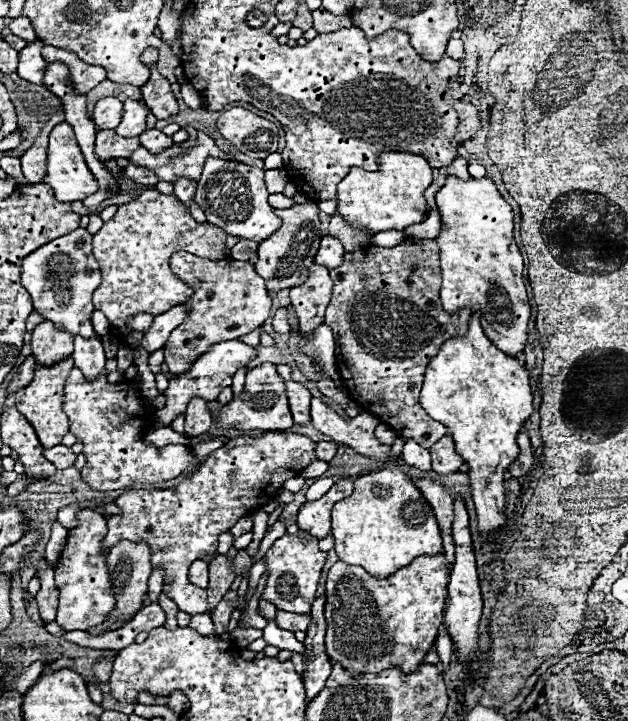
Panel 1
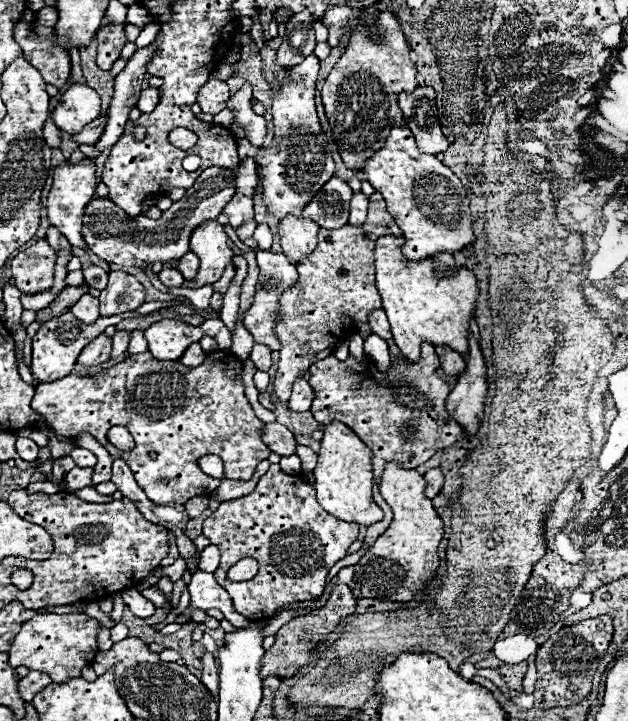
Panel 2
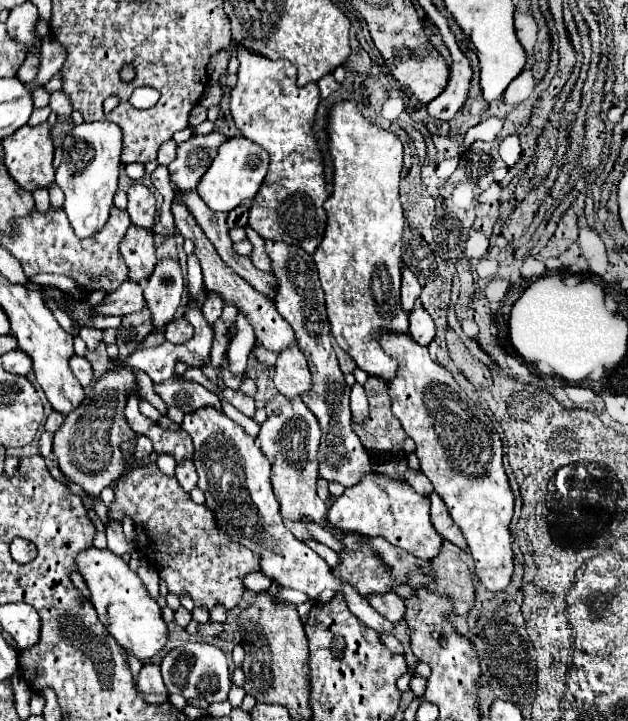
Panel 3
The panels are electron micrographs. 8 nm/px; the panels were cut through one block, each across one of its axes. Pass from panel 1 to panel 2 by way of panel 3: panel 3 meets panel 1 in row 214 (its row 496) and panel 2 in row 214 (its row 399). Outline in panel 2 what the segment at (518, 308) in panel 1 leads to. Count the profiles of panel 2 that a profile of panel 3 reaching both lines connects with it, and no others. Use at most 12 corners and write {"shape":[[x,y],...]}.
{"shape":[[392,128],[360,172],[424,260],[476,240],[462,182]]}

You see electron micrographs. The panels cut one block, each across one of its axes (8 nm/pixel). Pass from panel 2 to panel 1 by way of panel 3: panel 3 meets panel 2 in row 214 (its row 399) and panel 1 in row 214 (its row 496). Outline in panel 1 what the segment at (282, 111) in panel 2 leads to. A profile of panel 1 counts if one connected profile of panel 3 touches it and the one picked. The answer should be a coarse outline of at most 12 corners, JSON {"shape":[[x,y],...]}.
{"shape":[[314,202],[276,210],[258,246],[270,292],[304,284],[320,244]]}

